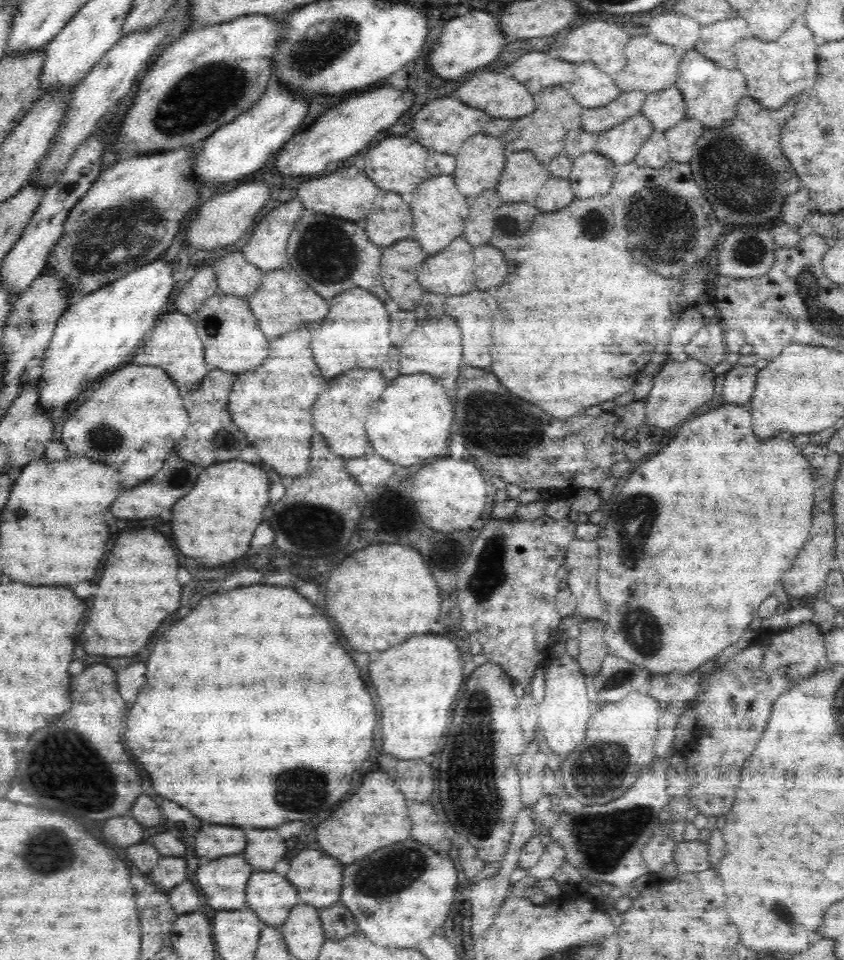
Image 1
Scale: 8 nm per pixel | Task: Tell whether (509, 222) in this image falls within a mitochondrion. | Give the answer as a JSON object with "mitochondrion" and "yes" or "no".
{"mitochondrion":"yes"}

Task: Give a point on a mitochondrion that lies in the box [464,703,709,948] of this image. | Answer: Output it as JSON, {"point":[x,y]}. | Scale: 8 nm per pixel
{"point":[602,840]}

